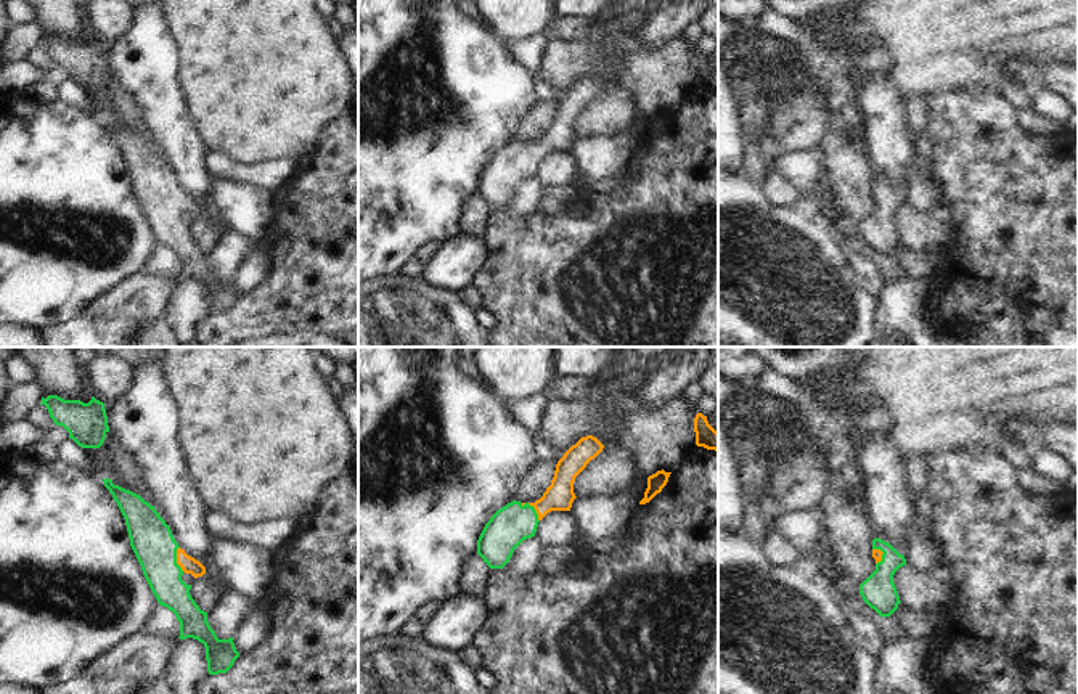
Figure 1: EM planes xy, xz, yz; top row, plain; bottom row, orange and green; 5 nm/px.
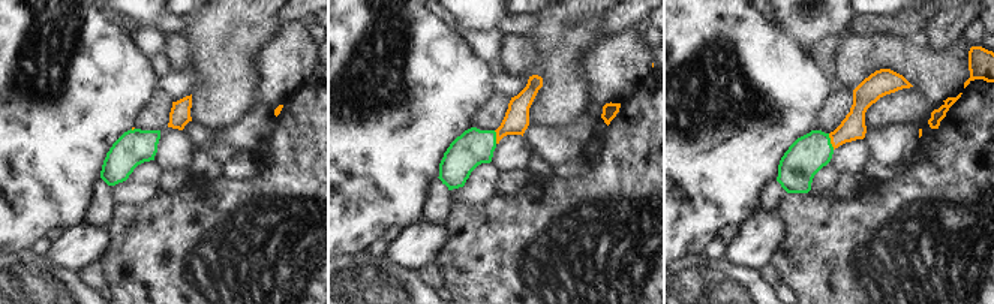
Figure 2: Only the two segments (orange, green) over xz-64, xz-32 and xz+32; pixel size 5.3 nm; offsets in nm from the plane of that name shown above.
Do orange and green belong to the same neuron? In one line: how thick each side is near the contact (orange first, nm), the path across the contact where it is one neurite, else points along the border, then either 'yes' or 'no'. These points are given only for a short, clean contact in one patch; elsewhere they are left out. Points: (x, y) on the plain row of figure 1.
calibres 150 and 200 nm; way xz (559, 135), (542, 146), (534, 146), (508, 167); yes

